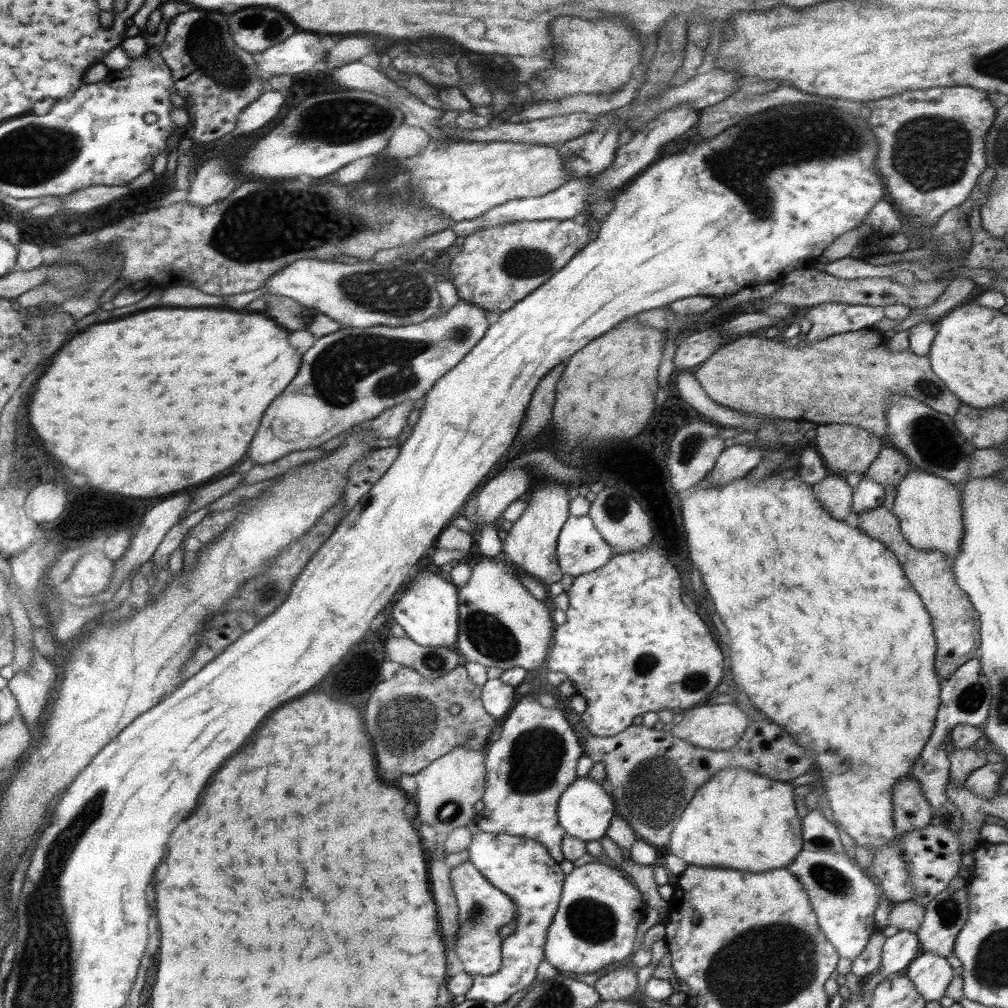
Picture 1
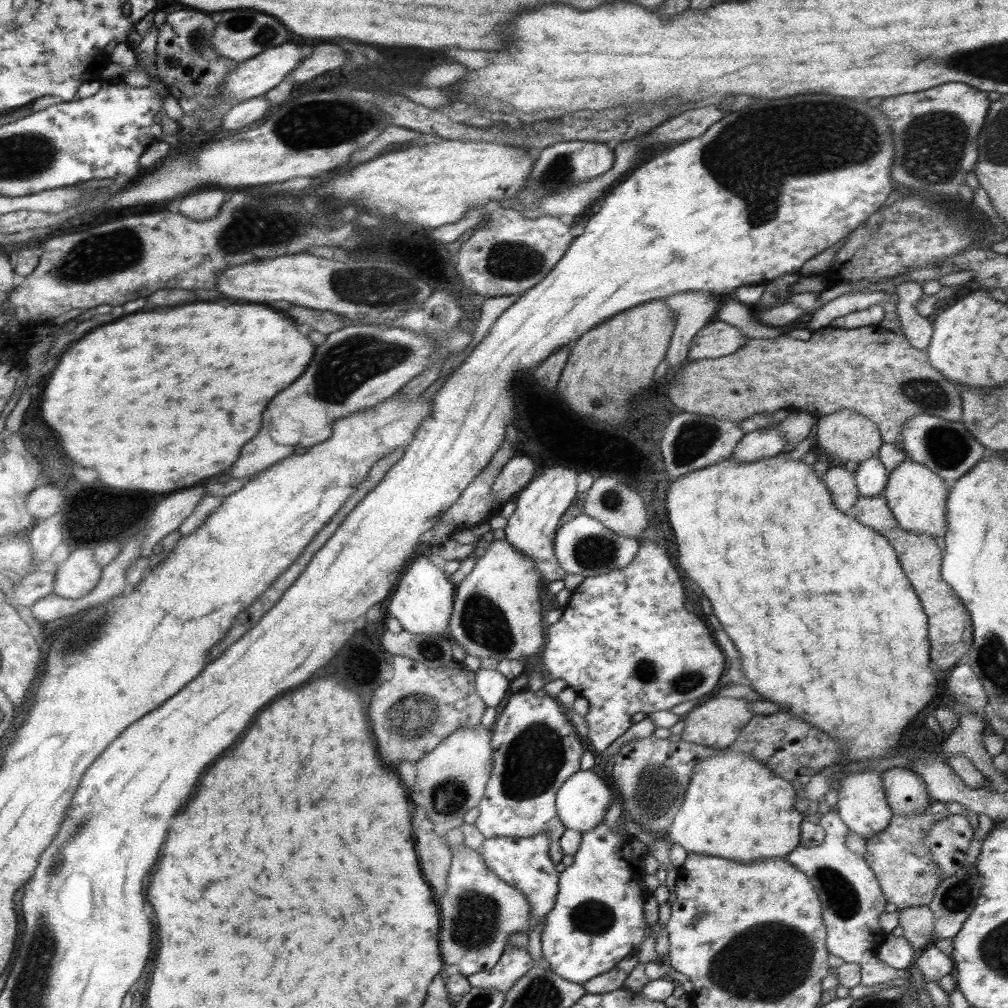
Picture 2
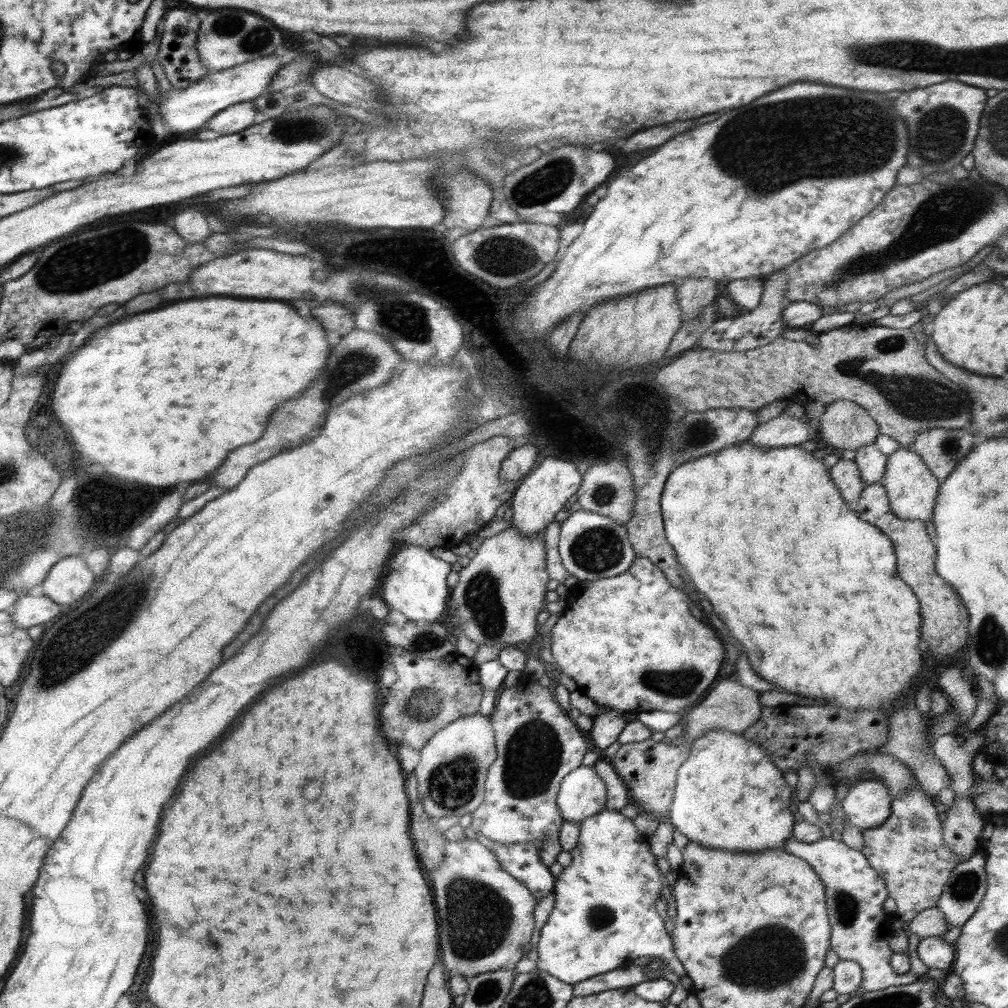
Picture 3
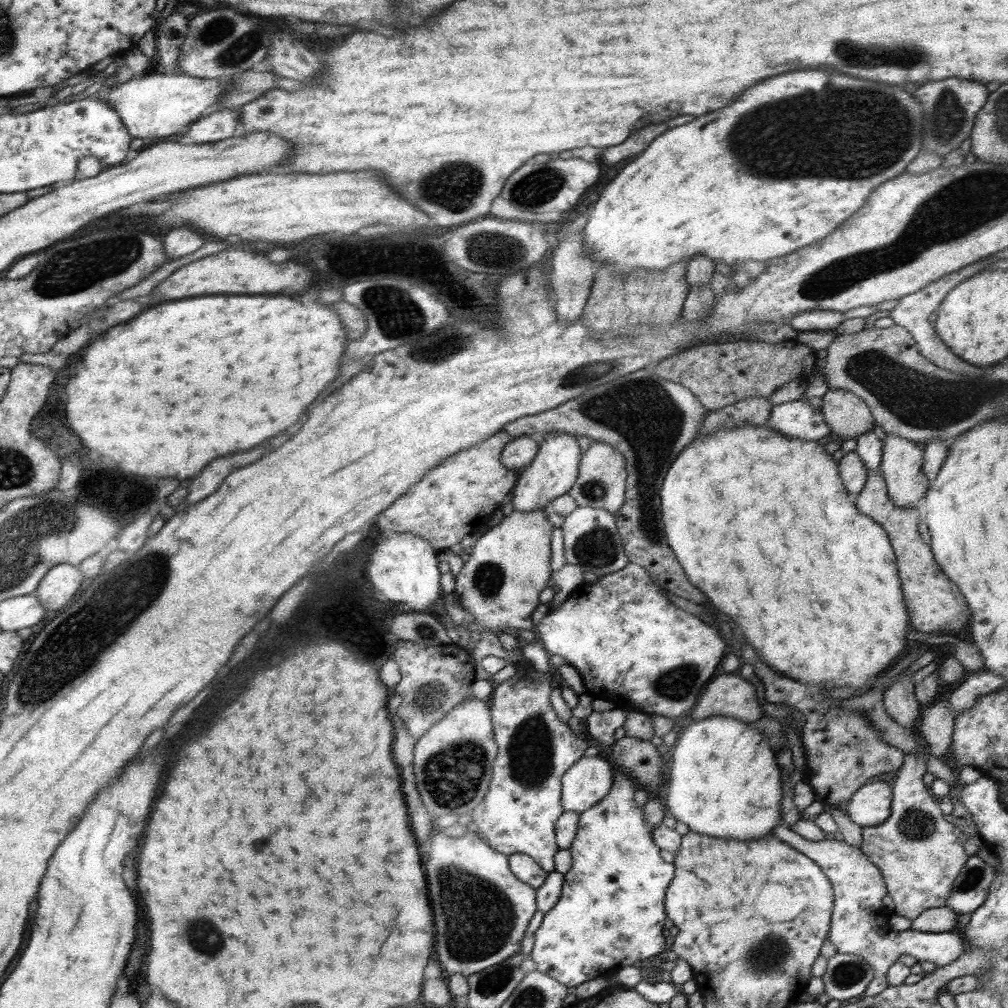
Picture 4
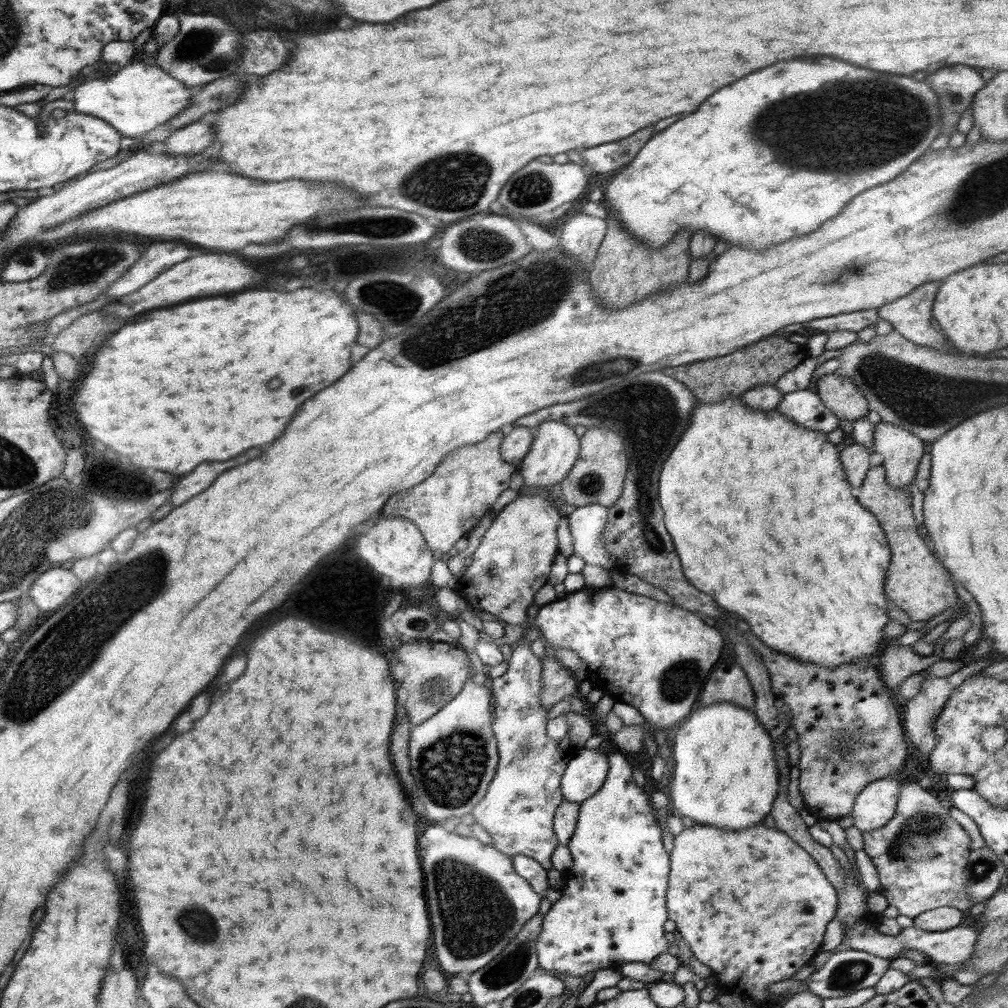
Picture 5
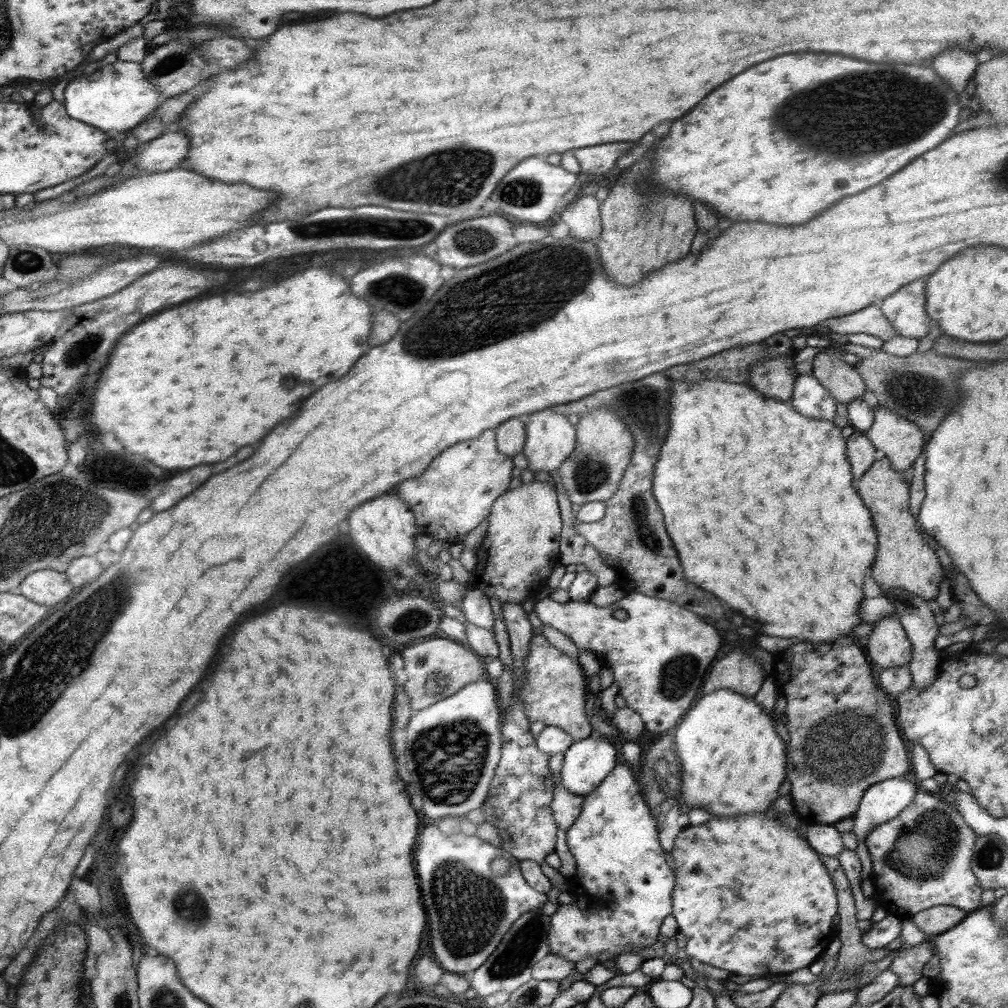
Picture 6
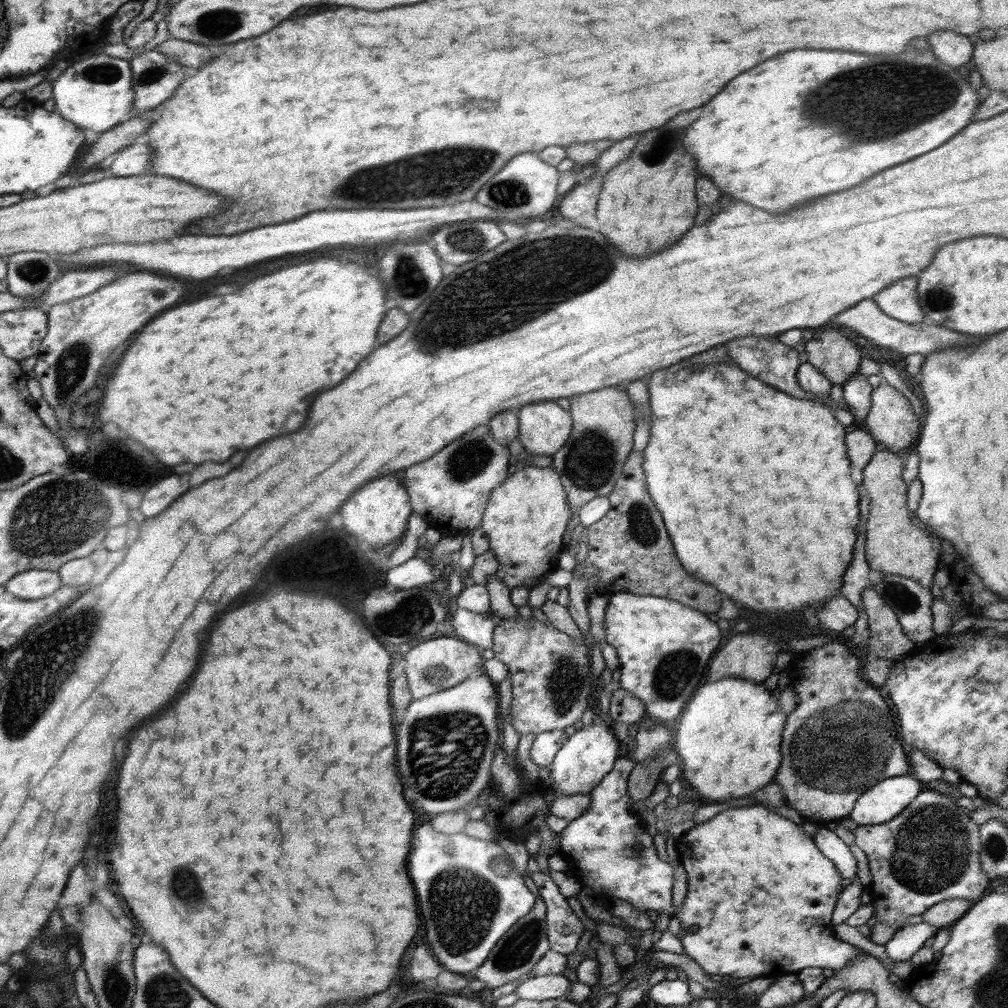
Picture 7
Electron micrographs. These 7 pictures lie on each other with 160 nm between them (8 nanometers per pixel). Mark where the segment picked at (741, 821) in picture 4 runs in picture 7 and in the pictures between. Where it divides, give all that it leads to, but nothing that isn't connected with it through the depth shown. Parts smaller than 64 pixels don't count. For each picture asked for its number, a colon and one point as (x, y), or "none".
5: (725, 775)
6: (733, 762)
7: (728, 736)

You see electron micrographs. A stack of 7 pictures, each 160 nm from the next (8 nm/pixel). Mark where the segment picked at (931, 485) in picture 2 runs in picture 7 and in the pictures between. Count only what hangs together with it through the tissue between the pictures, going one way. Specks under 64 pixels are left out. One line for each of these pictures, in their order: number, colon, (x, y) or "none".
3: (912, 489)
4: (901, 466)
5: (902, 451)
6: (902, 441)
7: (891, 420)

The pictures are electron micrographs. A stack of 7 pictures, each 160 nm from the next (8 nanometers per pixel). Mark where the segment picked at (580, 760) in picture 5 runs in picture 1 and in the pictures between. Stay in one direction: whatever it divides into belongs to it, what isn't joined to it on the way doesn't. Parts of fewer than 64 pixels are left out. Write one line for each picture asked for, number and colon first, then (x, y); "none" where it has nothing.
1: (585, 810)
2: (581, 802)
3: (583, 793)
4: (589, 779)

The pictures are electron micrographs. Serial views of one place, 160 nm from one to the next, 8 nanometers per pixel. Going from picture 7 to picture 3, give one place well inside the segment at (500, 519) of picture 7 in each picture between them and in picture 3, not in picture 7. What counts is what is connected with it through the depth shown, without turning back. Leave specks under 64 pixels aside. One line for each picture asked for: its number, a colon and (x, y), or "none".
3: (501, 592)
4: (500, 584)
5: (514, 559)
6: (518, 554)

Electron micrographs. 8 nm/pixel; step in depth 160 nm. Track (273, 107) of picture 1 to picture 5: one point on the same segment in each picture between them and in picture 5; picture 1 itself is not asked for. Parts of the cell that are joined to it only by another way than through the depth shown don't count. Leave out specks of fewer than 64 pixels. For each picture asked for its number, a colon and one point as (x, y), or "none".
2: (238, 116)
3: (240, 116)
4: (219, 125)
5: (191, 140)

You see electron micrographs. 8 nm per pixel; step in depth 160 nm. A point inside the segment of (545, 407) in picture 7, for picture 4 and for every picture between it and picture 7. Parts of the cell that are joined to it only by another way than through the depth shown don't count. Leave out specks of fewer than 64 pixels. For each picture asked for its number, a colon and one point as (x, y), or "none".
4: (555, 468)
5: (555, 448)
6: (551, 438)

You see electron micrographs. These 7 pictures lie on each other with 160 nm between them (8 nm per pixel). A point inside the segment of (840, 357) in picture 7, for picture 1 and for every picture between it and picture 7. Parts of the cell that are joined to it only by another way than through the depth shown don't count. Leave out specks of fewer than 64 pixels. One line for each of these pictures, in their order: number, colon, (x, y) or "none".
1: (846, 449)
2: (845, 435)
3: (845, 425)
4: (847, 415)
5: (838, 393)
6: (841, 380)

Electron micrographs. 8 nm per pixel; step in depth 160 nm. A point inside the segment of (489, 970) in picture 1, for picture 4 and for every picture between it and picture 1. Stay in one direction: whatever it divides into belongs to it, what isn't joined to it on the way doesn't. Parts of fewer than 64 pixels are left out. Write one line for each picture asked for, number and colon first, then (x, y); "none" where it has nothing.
2: (479, 911)
3: (487, 916)
4: (481, 910)

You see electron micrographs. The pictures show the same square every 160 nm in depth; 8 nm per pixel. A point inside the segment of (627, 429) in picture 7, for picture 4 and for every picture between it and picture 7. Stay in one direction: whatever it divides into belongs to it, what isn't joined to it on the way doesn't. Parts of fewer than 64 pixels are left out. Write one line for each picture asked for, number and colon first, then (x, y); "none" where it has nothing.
4: (602, 476)
5: (597, 477)
6: (593, 471)

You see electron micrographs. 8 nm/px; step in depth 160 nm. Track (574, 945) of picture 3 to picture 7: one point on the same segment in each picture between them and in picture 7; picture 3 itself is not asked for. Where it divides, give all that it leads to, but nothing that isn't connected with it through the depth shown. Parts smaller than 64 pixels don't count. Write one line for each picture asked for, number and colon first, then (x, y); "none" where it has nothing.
4: (611, 911)
5: (612, 911)
6: (622, 889)
7: (609, 850)

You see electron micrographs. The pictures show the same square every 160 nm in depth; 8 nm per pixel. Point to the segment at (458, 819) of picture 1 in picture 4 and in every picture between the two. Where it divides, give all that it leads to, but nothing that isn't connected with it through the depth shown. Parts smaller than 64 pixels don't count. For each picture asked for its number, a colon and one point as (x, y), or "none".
2: (451, 779)
3: (453, 765)
4: (462, 747)

